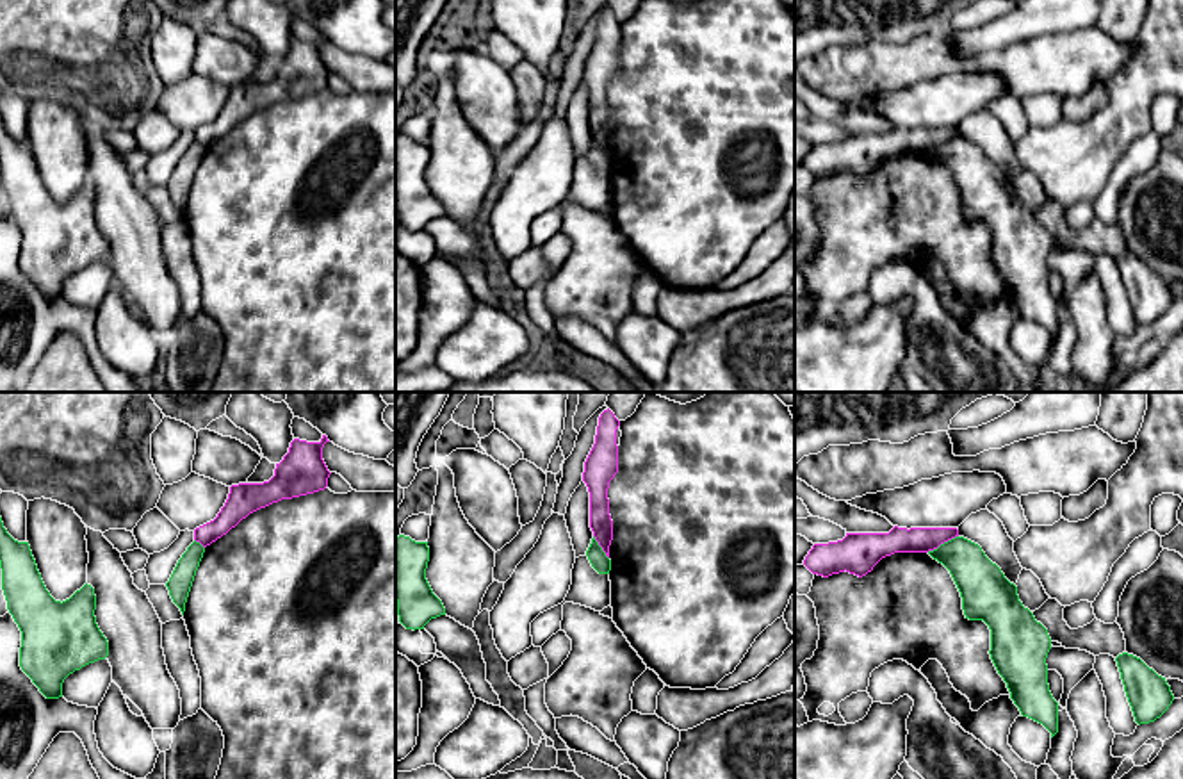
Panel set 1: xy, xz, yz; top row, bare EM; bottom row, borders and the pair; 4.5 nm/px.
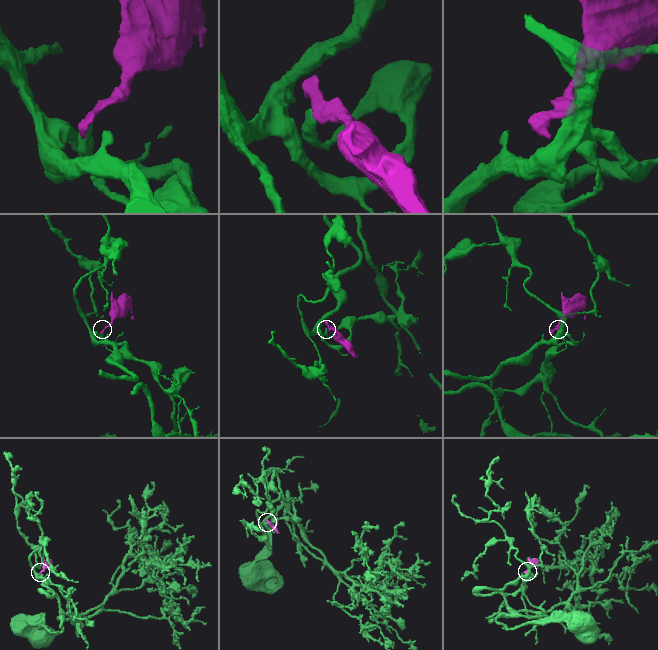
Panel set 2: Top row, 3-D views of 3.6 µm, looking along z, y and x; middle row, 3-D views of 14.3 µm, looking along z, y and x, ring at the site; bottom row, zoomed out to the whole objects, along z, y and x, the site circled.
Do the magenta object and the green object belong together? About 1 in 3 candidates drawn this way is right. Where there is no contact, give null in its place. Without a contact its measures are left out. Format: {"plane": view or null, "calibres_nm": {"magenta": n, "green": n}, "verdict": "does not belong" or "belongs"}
{"plane": "yz", "calibres_nm": {"magenta": 110, "green": 200}, "verdict": "does not belong"}

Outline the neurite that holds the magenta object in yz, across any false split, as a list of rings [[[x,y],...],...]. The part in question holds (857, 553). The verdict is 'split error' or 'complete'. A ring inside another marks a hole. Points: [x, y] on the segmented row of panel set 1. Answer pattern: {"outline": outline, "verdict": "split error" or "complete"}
{"outline": [[[898,528],[889,533],[846,533],[843,540],[814,544],[804,565],[818,576],[828,578],[850,572],[859,578],[873,570],[894,553],[928,553],[959,537],[957,528]]], "verdict": "complete"}

